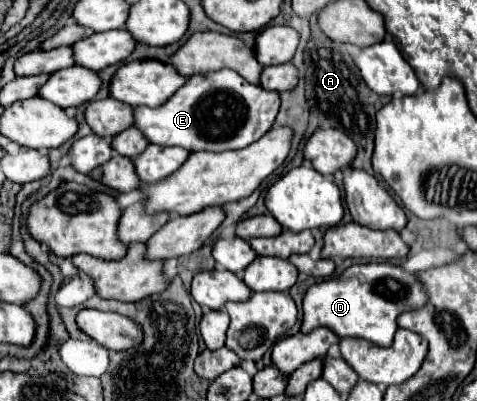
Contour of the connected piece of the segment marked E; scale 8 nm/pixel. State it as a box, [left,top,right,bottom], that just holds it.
[133,69,279,151]

